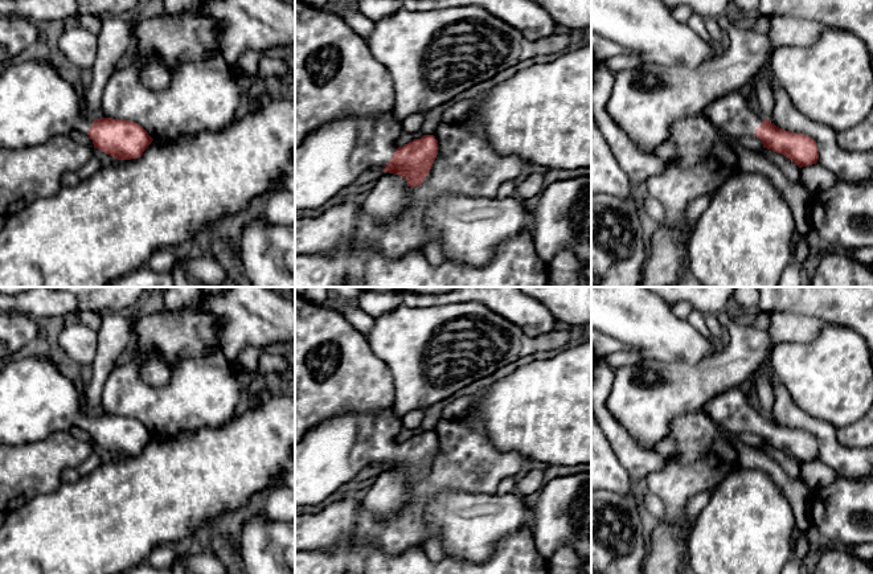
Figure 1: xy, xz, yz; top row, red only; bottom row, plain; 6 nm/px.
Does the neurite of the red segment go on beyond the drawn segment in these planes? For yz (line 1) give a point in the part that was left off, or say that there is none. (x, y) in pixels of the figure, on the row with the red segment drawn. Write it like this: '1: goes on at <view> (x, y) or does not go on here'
1: goes on at yz (730, 113)

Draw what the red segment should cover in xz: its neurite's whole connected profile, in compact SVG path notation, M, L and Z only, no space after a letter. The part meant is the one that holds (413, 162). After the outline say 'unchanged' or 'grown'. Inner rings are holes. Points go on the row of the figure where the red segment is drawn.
M386 112L377 118L336 119L307 135L295 148L295 209L310 210L327 204L369 168L398 175L407 180L410 188L421 185L438 155L438 140L434 135L423 135L398 147L402 131L402 123L393 112Z; grown

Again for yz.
M733 90L714 99L706 107L705 116L731 139L743 135L759 138L763 148L784 155L799 168L817 163L817 145L812 138L782 130L757 115L741 90Z; grown

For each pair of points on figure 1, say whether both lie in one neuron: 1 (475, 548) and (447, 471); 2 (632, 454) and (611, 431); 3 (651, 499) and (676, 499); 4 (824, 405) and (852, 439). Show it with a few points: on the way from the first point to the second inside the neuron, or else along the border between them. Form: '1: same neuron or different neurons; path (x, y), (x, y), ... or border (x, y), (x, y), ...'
1: different neurons; border (484, 492), (441, 491), (425, 500)
2: same neuron; path (627, 449), (617, 437)
3: different neurons; border (644, 486), (660, 500), (665, 513), (663, 521)
4: different neurons; border (859, 418), (837, 429)

